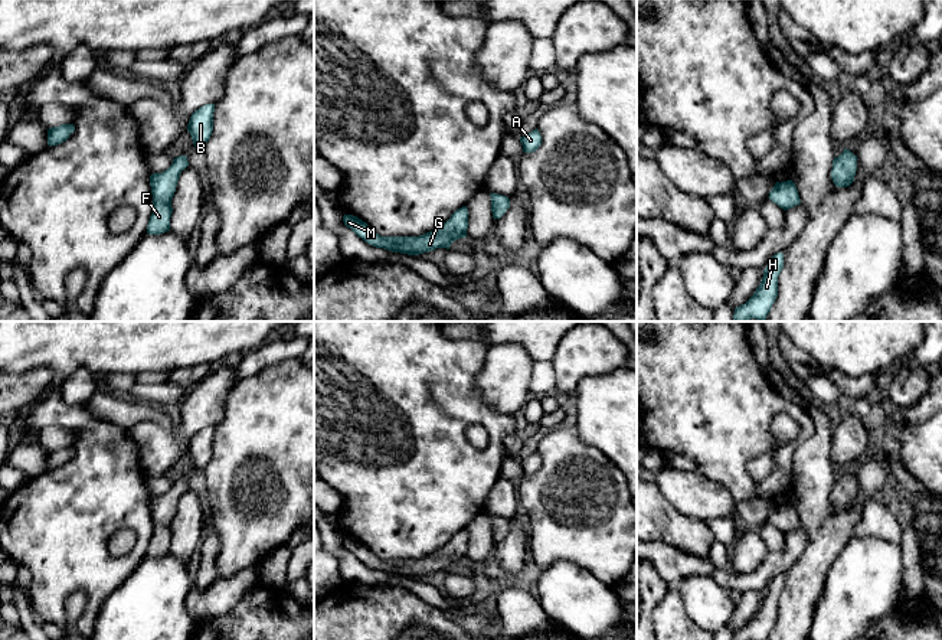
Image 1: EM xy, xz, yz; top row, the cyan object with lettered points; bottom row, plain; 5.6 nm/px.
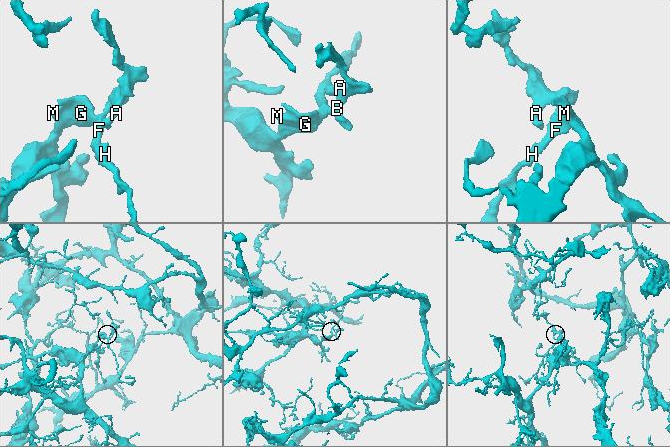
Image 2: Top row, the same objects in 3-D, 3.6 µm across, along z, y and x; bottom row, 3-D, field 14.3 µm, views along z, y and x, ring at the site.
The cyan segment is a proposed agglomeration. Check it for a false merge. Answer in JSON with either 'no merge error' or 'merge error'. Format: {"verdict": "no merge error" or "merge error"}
{"verdict": "no merge error"}

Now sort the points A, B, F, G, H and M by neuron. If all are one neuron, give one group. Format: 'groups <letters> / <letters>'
groups A B F G H M

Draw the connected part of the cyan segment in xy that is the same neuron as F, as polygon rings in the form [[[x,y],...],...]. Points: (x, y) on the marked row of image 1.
[[[179,156],[173,159],[173,163],[167,170],[150,176],[153,213],[147,225],[147,234],[160,235],[170,231],[170,218],[173,213],[171,199],[174,196],[180,173],[187,166],[187,156]]]

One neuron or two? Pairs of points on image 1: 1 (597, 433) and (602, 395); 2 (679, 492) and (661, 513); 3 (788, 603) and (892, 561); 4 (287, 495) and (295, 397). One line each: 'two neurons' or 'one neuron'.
1: one neuron
2: two neurons
3: two neurons
4: one neuron

